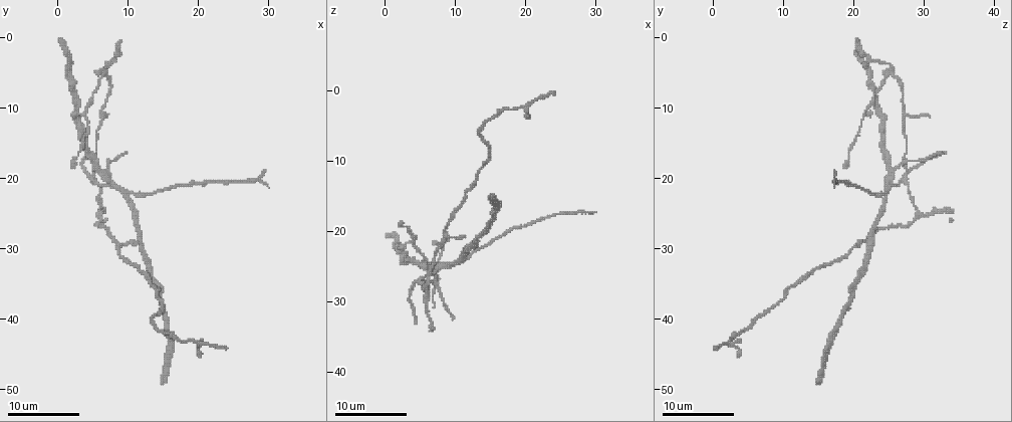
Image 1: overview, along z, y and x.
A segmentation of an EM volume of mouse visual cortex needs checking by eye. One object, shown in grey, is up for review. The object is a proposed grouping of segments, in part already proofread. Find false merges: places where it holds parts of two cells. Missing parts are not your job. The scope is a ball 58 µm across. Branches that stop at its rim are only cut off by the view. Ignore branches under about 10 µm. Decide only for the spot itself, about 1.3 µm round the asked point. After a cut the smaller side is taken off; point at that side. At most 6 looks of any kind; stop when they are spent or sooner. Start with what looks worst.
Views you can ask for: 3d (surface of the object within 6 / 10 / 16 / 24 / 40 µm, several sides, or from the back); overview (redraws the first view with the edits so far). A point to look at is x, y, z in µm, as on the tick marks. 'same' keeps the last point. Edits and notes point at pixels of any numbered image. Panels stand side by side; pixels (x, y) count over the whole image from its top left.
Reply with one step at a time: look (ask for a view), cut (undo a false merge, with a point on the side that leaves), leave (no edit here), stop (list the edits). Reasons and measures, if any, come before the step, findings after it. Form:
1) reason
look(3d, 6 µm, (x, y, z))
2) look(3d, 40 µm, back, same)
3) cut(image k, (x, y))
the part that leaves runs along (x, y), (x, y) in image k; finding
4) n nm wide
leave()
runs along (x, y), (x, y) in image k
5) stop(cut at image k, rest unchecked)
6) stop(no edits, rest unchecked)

looks like a crossing
look(3d, 10 µm, (5.0, 20.0, 27.0))

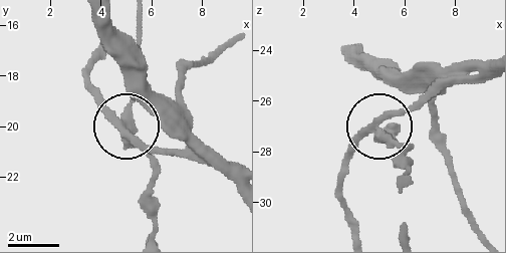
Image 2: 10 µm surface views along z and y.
leave()
continuous, no second cell

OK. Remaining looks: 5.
sudden change in width
look(3d, 10 µm, (4.0, 11.0, 21.5))

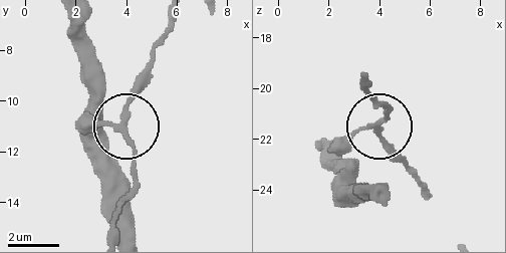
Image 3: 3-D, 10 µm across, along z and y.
3 arms
leave()
runs along (430, 196), (378, 122), (385, 103) in image 3; continuous, no second cell

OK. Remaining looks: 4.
look(3d, 10 µm, (6.0, 26.0, 28.5))

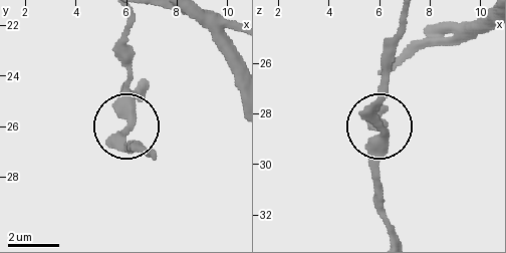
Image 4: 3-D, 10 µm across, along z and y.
leave()
runs along (380, 122), (380, 58) in image 4; continuous, no second cell

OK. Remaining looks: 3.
stop(no edits, rest unchecked)

